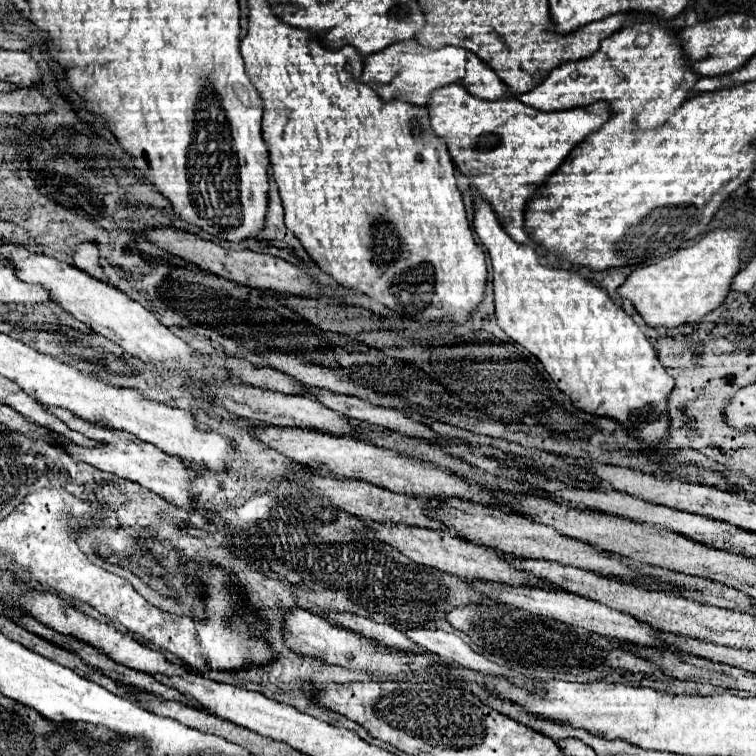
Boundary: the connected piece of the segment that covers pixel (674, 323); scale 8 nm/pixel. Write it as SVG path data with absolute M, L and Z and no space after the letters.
M748 229L710 231L694 245L676 251L670 257L634 269L618 287L618 295L628 299L648 327L680 327L698 323L706 313L718 307L730 289L734 275L740 271L740 253Z

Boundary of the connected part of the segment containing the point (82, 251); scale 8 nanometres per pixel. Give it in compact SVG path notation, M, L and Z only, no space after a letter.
M82 243L78 245L78 249L74 251L74 265L86 273L90 273L96 279L106 281L104 271L98 265L98 247L94 243Z

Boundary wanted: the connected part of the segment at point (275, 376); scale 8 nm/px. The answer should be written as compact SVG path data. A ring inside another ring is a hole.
M228 359L224 363L224 369L232 375L236 375L242 383L248 385L256 385L262 389L270 389L270 391L282 391L282 393L298 393L304 387L292 379L290 375L270 369L270 367L262 367L262 365L252 365L244 359Z

